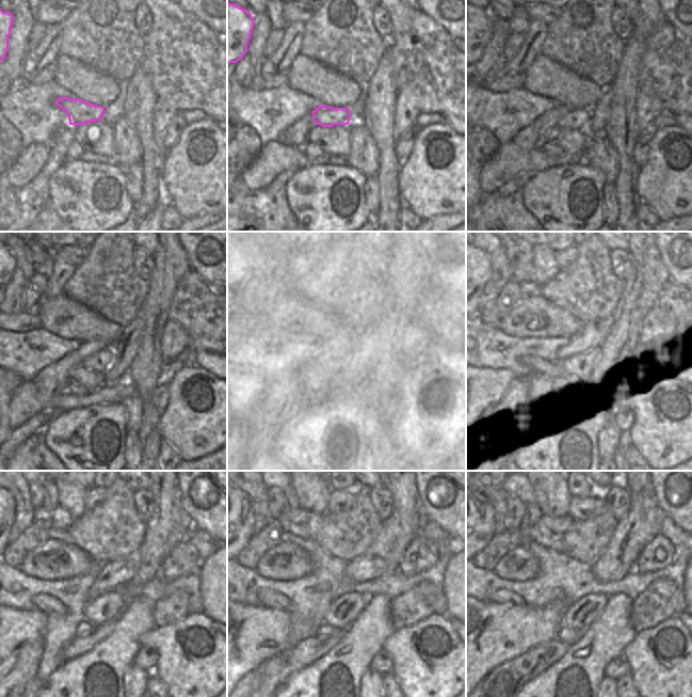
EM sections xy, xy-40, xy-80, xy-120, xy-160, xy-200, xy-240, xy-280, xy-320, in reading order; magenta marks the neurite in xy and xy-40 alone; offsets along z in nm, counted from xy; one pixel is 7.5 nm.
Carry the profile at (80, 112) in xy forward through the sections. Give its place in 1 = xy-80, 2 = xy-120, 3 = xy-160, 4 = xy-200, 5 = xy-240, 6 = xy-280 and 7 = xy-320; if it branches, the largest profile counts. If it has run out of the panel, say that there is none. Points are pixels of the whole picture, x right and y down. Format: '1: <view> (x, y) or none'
1: xy-80 (579, 117)
2: xy-120 (101, 360)
3: xy-160 (334, 366)
4: xy-200 (573, 369)
5: xy-240 (108, 606)
6: xy-280 (342, 612)
7: xy-320 (578, 616)

